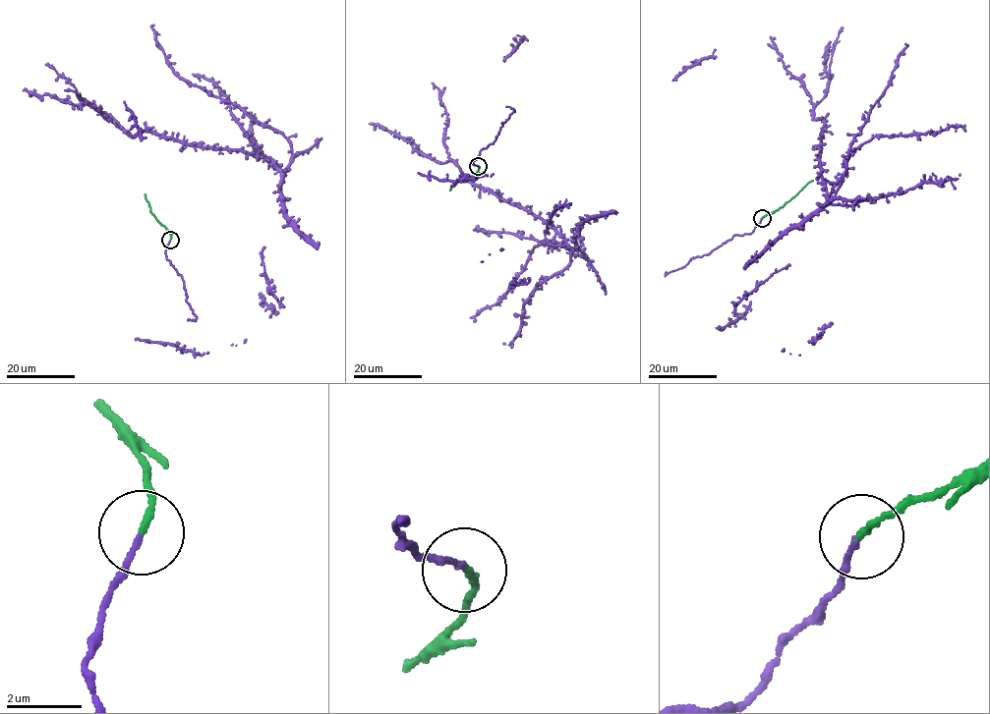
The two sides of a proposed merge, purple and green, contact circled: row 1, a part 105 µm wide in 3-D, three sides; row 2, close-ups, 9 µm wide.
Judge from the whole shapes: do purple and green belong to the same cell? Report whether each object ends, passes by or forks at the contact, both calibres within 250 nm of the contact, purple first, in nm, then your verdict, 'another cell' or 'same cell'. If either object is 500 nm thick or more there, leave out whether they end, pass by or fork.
purple ends; green ends; calibres 140 and 180 nm; another cell

